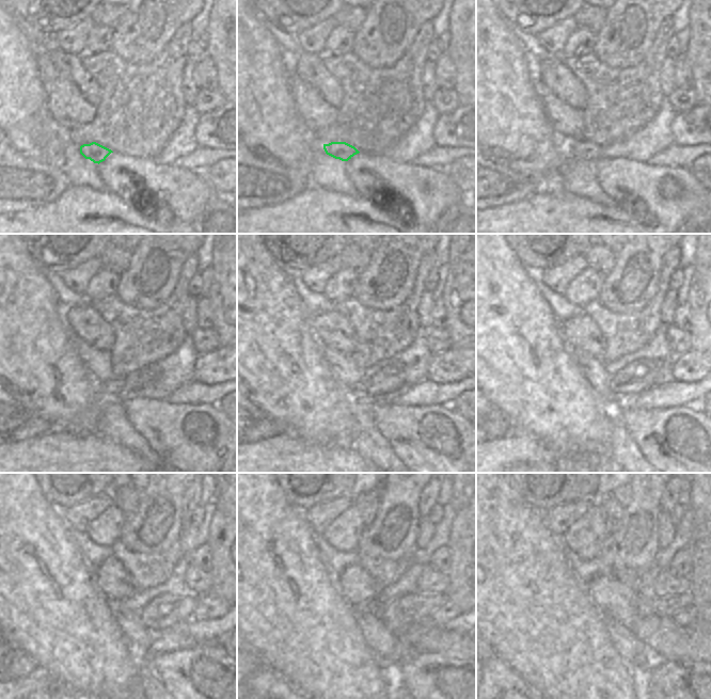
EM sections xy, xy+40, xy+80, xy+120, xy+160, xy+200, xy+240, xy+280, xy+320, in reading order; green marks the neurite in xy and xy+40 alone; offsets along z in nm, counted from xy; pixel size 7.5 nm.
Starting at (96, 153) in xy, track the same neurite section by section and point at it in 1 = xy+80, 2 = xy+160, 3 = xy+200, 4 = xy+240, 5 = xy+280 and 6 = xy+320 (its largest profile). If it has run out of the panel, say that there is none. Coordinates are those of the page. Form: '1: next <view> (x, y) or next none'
1: next xy+80 (582, 149)
2: next xy+160 (390, 379)
3: next xy+200 (636, 377)
4: next xy+240 (166, 610)
5: next xy+280 (408, 609)
6: next xy+320 (667, 605)

